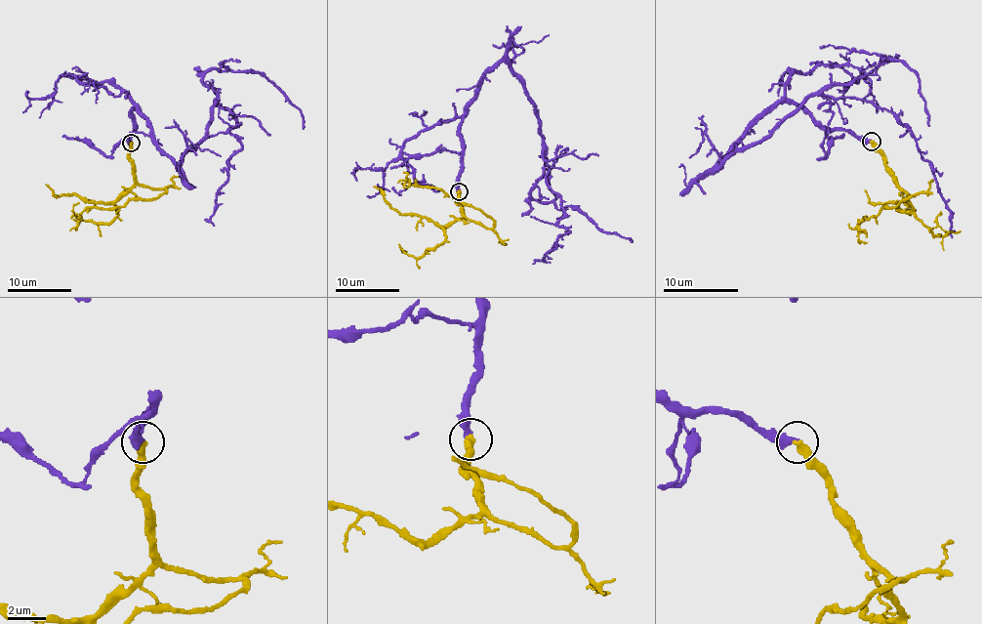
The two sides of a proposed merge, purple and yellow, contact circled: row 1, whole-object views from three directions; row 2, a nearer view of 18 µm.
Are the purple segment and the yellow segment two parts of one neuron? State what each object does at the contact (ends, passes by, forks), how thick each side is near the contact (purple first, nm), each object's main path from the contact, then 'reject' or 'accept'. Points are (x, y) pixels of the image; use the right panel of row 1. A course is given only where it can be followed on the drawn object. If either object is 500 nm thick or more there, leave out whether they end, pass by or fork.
purple ends | yellow ends | 360/440 nm | purple via (871, 142), (776, 103), (719, 162), (762, 142), (809, 97), (871, 101), (918, 144), (949, 211), (951, 237) | yellow via (871, 142), (882, 157), (885, 172), (908, 194), (914, 194), (865, 217), (858, 235), (867, 243) | accept

